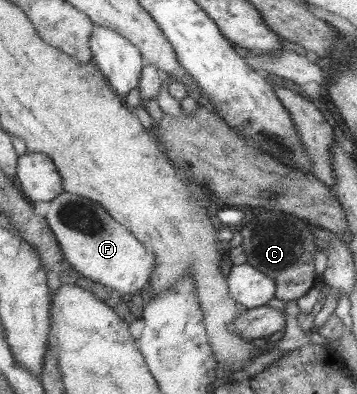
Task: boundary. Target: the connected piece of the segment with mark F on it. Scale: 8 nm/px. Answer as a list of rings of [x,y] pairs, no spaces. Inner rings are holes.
[[[59,193],[49,203],[49,211],[44,218],[54,233],[65,261],[78,275],[108,287],[119,295],[131,295],[149,281],[154,255],[149,255],[150,251],[111,219],[99,204],[74,194]]]

